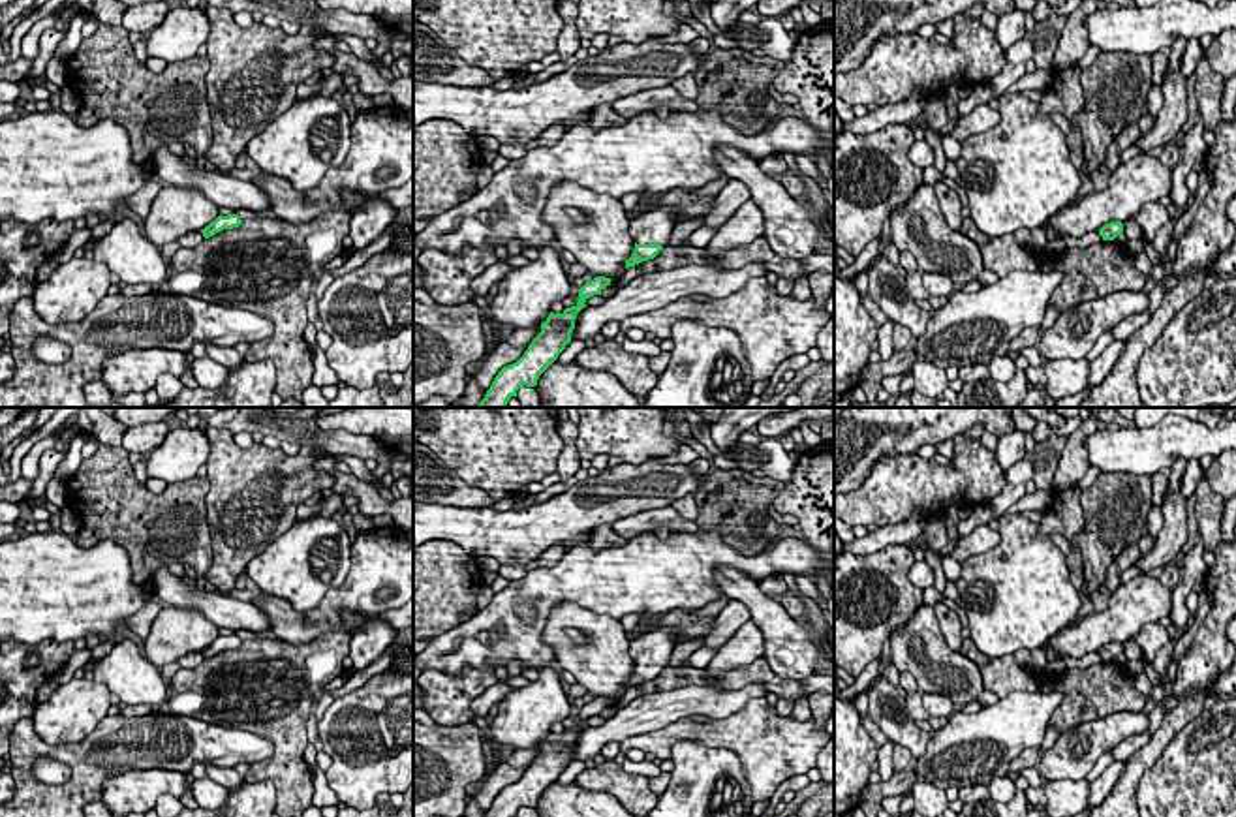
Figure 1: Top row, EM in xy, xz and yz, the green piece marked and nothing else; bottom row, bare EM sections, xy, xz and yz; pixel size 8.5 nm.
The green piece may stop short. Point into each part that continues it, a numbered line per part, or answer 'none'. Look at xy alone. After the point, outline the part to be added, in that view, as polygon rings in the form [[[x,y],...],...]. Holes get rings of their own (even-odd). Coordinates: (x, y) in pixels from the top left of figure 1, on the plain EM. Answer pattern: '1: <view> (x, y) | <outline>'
none

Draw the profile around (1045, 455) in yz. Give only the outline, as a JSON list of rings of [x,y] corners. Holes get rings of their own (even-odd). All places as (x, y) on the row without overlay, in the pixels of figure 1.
[[[1052,434],[1048,439],[1035,443],[1029,462],[1033,466],[1033,483],[1037,490],[1052,490],[1059,453],[1069,436]]]

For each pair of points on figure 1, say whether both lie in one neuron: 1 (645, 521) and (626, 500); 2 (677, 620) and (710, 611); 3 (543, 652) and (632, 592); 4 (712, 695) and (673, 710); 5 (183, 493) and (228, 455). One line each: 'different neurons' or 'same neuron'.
1: different neurons
2: same neuron
3: same neuron
4: same neuron
5: different neurons

